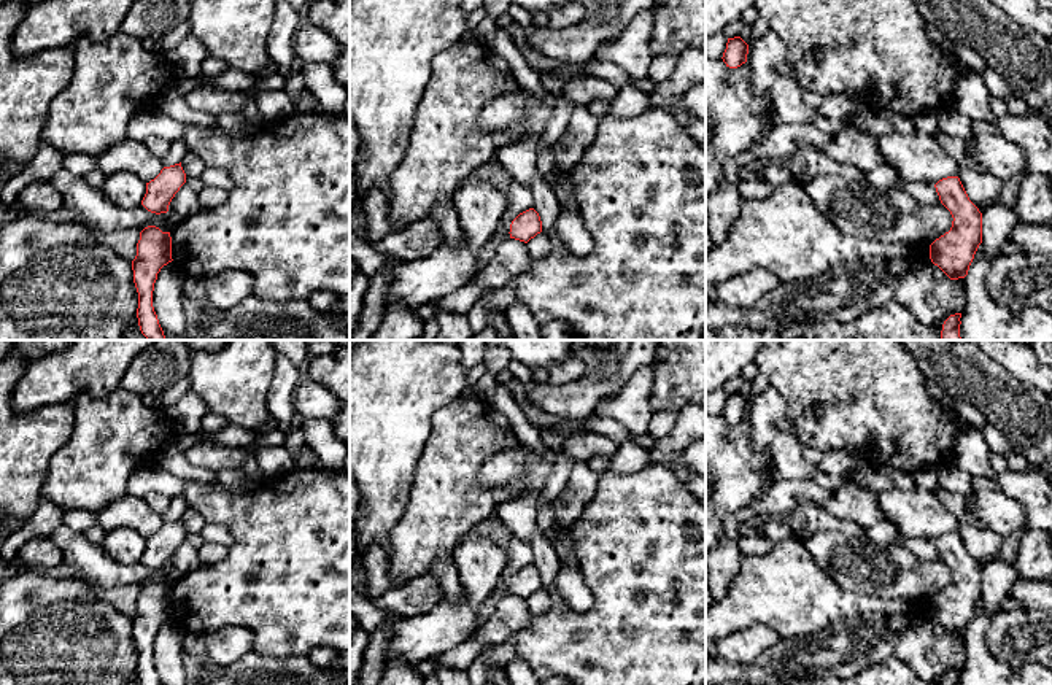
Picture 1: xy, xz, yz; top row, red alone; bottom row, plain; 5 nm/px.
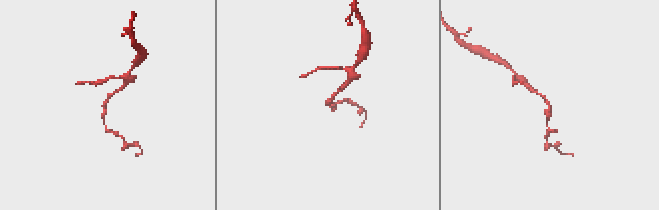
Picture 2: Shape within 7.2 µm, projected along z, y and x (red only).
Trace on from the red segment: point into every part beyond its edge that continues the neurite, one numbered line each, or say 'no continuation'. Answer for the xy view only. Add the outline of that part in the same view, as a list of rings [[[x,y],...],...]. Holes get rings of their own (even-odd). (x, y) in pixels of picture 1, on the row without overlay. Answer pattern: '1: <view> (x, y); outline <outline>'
no continuation

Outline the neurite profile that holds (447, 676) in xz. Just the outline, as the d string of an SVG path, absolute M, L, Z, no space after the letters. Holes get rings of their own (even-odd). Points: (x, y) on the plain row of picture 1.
M453 666L439 669L437 682L439 685L470 685L467 671Z

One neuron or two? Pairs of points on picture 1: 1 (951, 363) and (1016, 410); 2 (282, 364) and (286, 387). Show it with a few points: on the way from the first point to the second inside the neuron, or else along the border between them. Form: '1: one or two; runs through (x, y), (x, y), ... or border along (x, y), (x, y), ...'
1: one; runs through (966, 372), (984, 382), (1000, 398)
2: one; runs through (283, 369), (285, 382)

